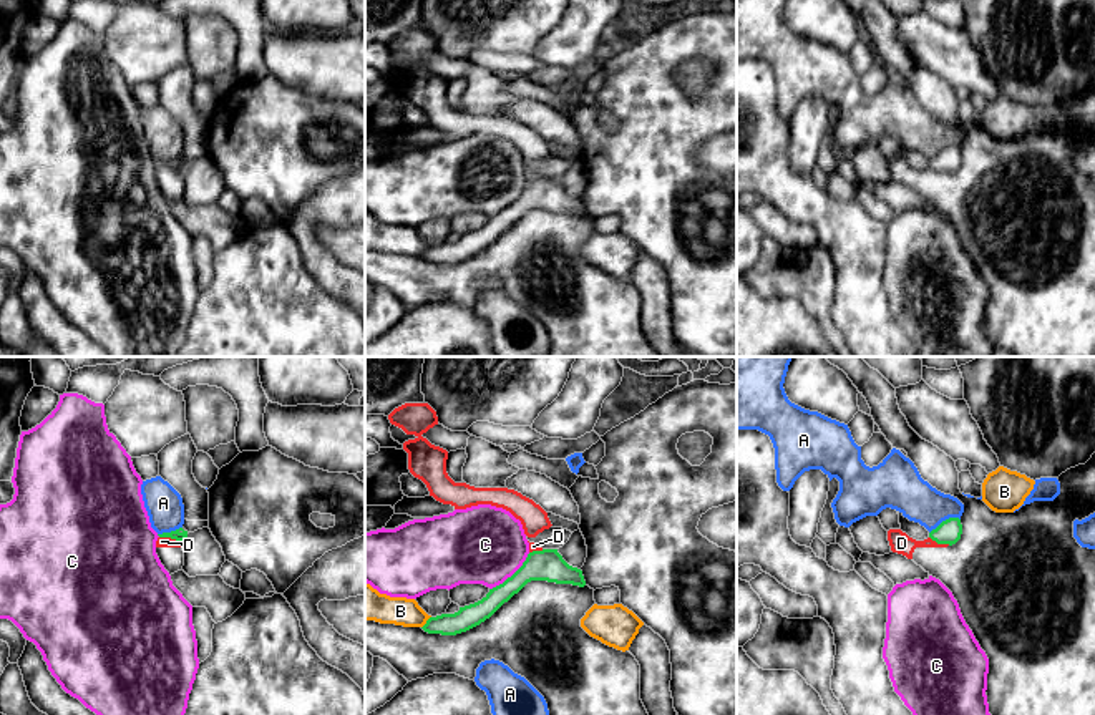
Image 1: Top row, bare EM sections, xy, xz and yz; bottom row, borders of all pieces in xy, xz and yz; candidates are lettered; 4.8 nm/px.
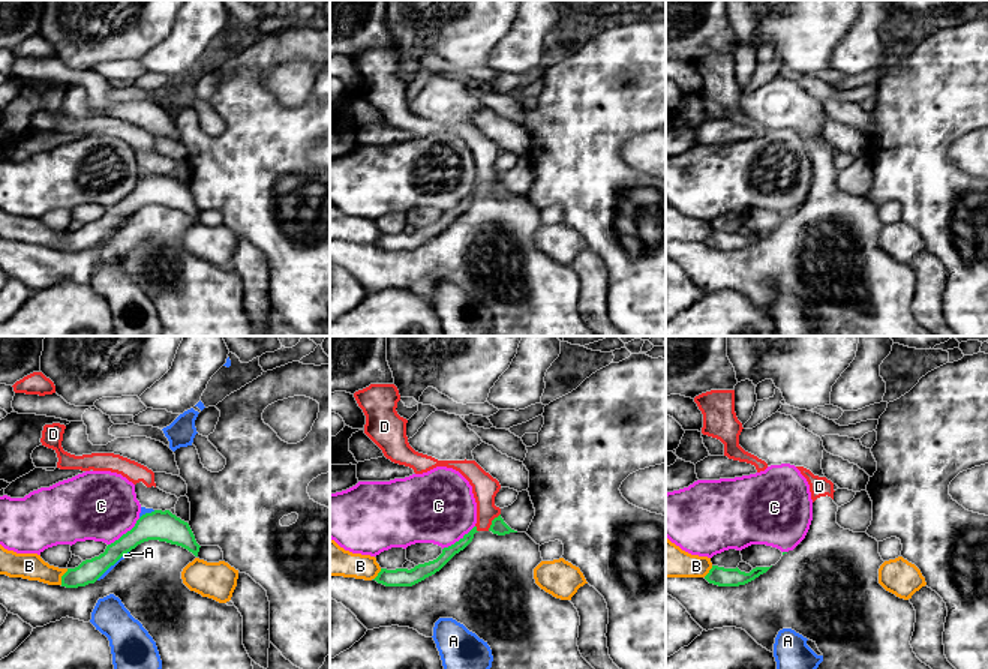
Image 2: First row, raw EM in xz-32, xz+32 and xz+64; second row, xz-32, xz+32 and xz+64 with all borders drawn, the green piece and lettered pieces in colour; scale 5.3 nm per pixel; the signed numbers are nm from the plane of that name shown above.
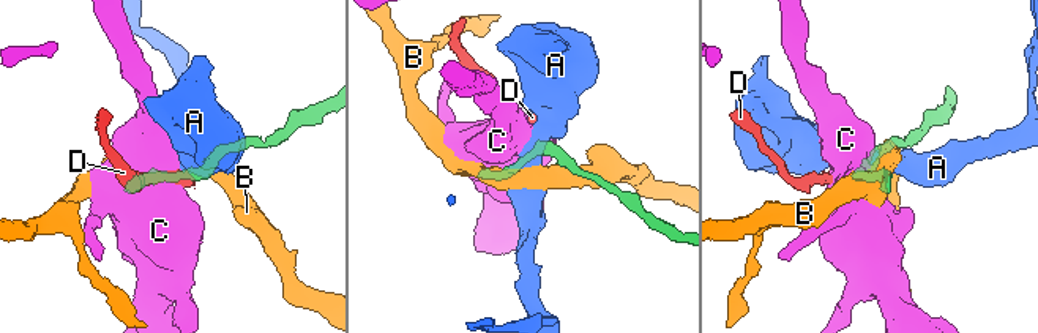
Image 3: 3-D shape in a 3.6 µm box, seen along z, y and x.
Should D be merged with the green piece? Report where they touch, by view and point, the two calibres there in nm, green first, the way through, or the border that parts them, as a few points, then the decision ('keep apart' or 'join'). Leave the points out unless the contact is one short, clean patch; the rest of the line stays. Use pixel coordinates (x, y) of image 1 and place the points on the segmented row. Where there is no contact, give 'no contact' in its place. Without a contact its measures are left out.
meets green in xy at (171, 538); 50 nm thick on the green side, 50 nm on the other; border along xy (160, 536), (170, 536), (181, 543); keep apart

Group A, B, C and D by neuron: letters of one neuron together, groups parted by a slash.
A / B / C / D

